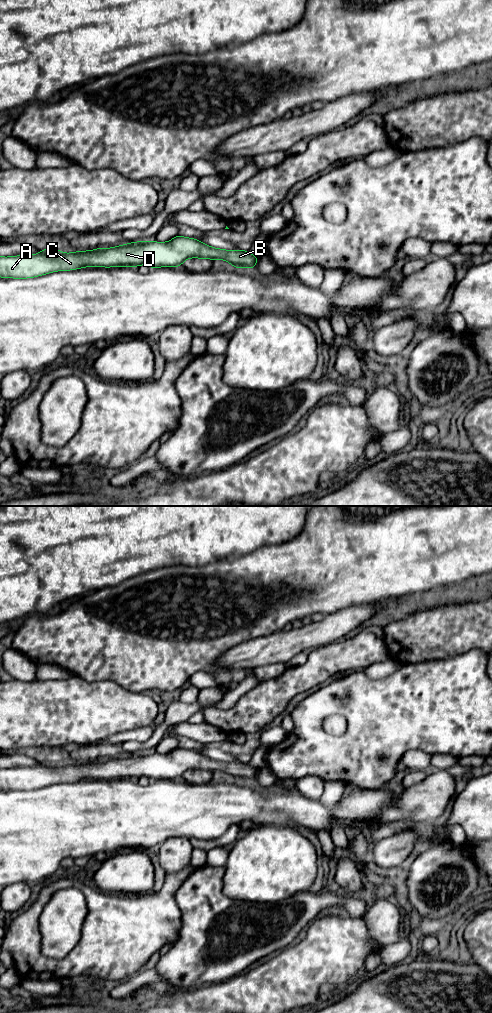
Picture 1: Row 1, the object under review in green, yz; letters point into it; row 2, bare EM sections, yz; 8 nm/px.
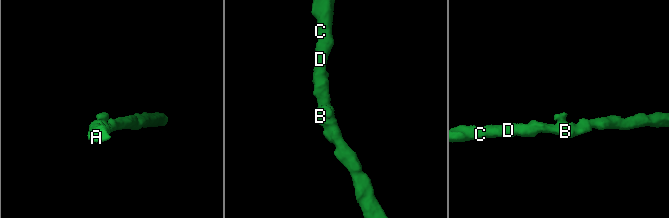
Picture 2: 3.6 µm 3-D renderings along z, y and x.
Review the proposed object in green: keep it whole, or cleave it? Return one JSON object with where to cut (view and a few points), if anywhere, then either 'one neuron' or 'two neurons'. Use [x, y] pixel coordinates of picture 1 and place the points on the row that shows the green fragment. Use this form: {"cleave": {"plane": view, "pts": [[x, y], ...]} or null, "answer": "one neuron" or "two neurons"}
{"cleave": null, "answer": "one neuron"}

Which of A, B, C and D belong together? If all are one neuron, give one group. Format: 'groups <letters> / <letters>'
groups A B C D

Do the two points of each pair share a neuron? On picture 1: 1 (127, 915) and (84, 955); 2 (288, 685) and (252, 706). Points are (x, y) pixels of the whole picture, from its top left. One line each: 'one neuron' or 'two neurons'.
1: one neuron
2: one neuron

